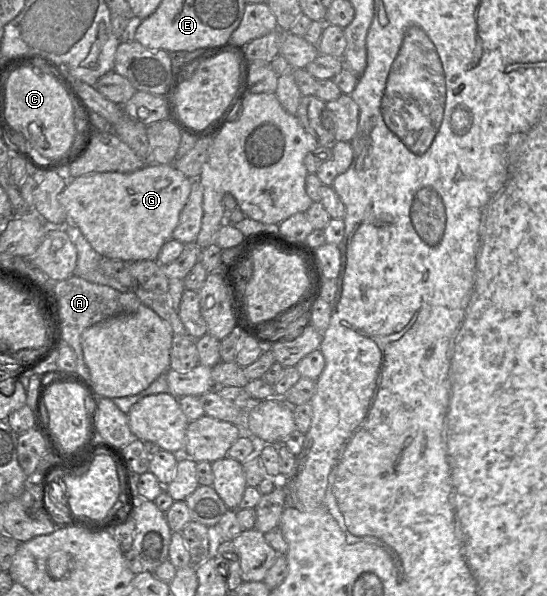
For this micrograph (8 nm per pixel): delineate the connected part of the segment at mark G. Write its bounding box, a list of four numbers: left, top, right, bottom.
[58,163,192,262]

